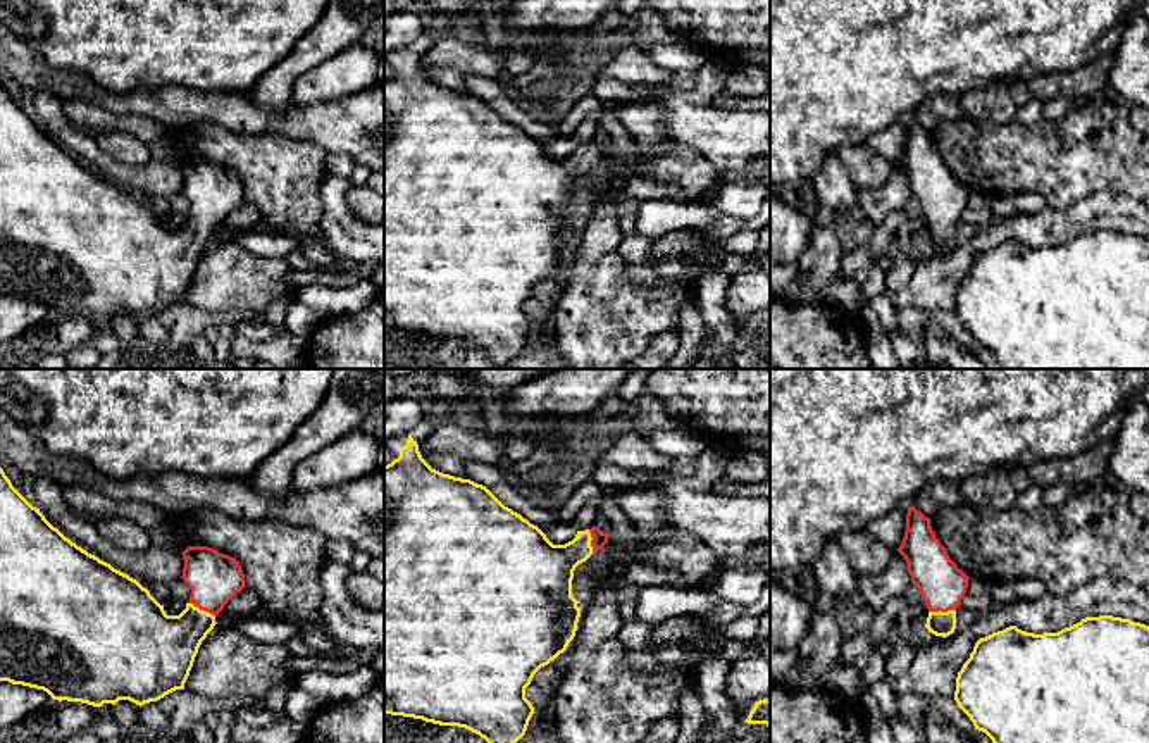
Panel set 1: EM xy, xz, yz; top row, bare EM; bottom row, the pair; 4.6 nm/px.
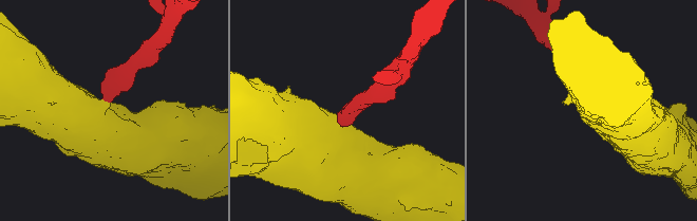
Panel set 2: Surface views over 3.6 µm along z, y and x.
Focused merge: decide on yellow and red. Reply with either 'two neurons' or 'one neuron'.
one neuron

